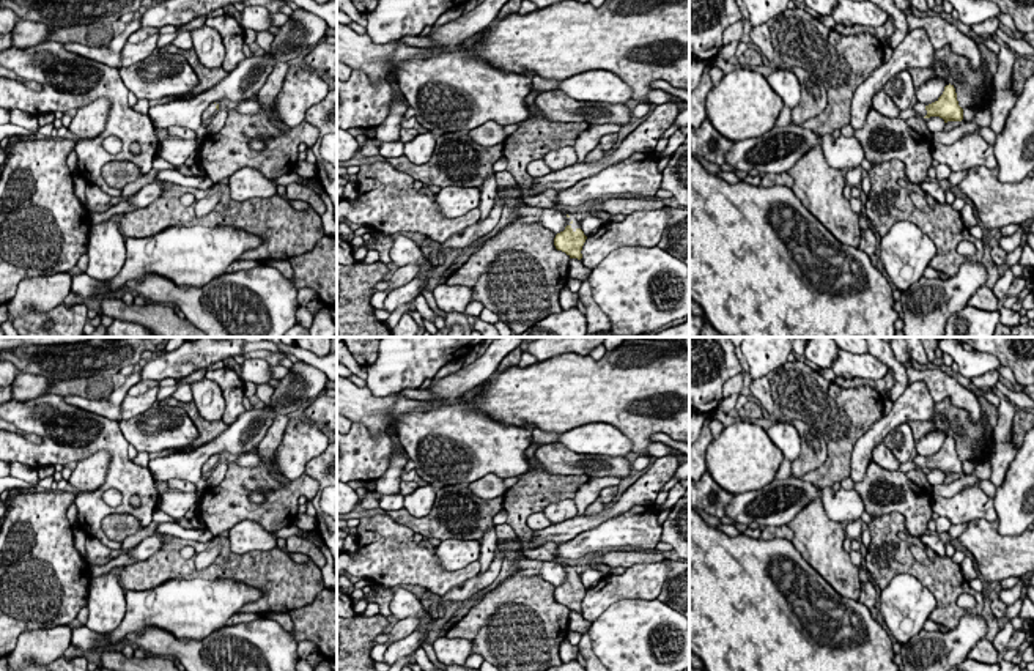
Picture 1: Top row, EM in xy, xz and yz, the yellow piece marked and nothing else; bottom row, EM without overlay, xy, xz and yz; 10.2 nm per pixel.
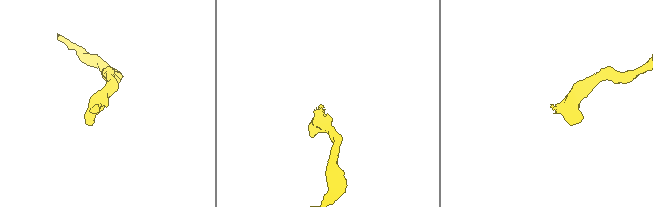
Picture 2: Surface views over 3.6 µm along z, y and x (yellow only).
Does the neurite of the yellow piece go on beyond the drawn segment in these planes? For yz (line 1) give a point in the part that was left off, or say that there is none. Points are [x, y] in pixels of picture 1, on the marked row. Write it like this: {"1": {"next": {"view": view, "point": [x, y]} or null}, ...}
{"1": {"next": {"view": "yz", "point": [918, 107]}}}

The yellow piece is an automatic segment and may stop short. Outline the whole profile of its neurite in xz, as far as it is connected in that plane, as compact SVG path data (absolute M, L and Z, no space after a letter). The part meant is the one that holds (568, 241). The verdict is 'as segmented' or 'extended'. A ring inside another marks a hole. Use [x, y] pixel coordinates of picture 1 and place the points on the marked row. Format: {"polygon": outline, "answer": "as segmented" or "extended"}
{"polygon": "M546 189L534 197L524 197L523 203L535 208L554 208L559 209L567 217L567 227L563 232L557 233L554 238L554 246L557 250L565 252L570 258L582 258L582 246L587 239L584 232L581 230L579 221L574 214L570 214L556 205L557 191Z", "answer": "extended"}

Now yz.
{"polygon": "M951 83L944 87L943 95L935 102L916 102L913 110L924 118L940 117L944 123L963 120L963 109L958 106L955 88Z", "answer": "extended"}

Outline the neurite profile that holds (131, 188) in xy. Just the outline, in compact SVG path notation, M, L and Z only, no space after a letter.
M151 169L143 176L126 183L126 186L121 189L121 197L127 198L127 197L134 195L135 192L138 192L143 186L153 183L157 178L157 172L159 170Z

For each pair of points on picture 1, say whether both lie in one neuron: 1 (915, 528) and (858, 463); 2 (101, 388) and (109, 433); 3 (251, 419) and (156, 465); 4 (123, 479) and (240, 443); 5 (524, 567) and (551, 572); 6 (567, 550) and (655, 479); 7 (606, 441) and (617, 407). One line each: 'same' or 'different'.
1: different
2: different
3: same
4: different
5: same
6: different
7: different

